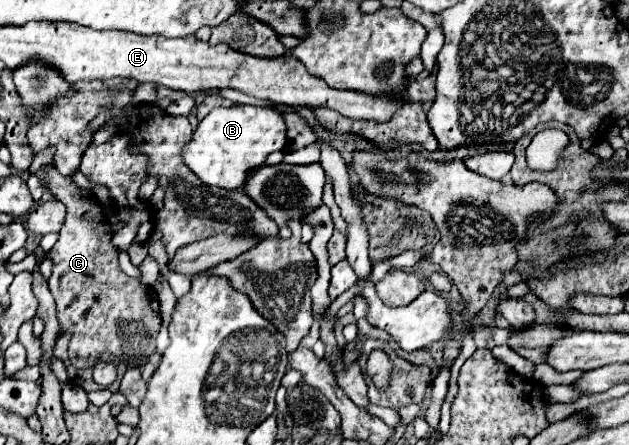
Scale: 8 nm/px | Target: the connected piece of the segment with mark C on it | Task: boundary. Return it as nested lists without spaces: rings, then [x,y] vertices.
[[[54,165],[48,167],[44,185],[54,199],[66,205],[64,227],[58,233],[56,245],[48,251],[48,259],[52,259],[48,287],[56,299],[58,321],[72,333],[68,345],[70,363],[76,369],[88,369],[104,353],[110,353],[116,361],[128,363],[128,367],[146,365],[156,349],[156,335],[162,327],[156,293],[120,269],[108,217],[92,191],[80,189],[72,177],[60,175]]]

